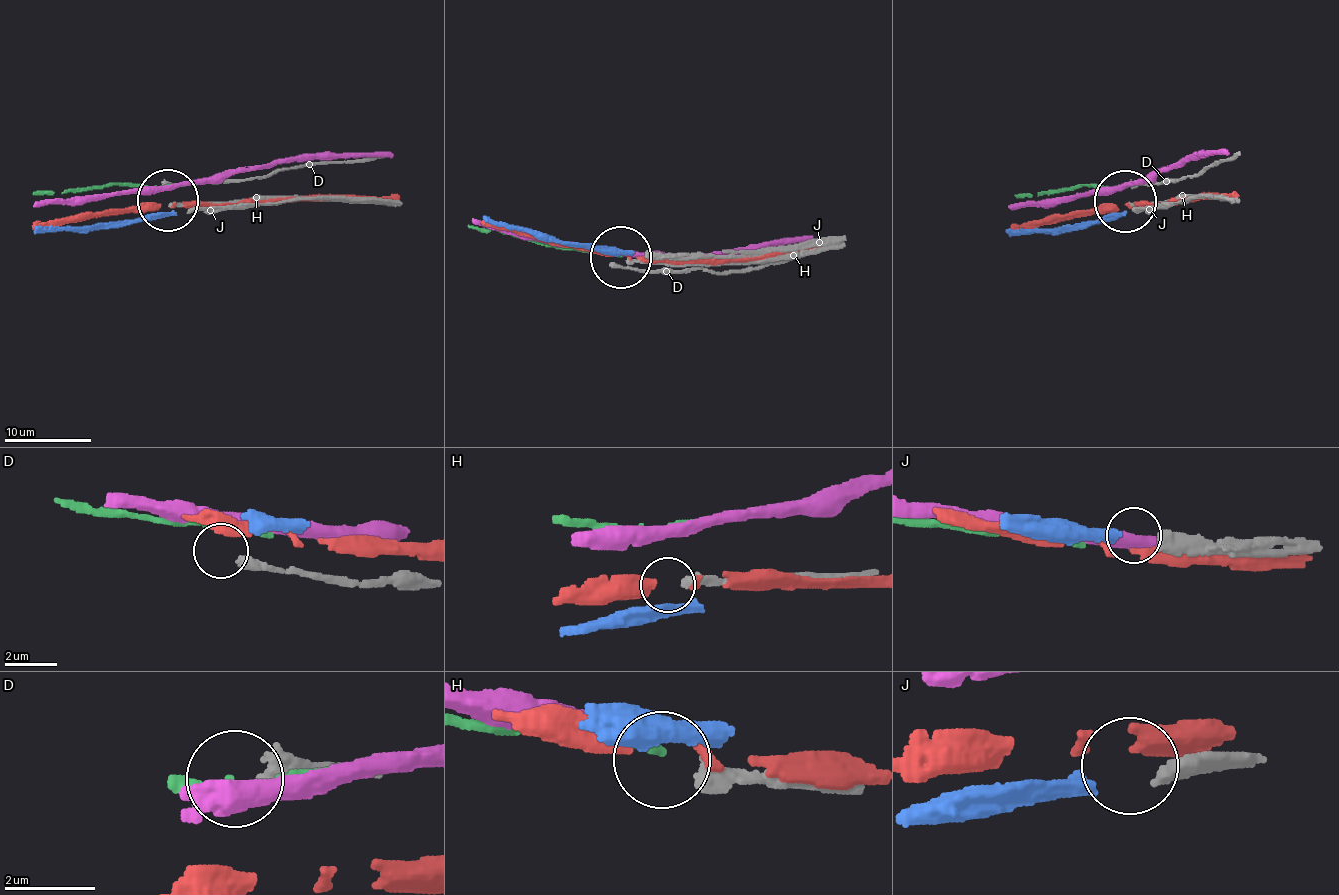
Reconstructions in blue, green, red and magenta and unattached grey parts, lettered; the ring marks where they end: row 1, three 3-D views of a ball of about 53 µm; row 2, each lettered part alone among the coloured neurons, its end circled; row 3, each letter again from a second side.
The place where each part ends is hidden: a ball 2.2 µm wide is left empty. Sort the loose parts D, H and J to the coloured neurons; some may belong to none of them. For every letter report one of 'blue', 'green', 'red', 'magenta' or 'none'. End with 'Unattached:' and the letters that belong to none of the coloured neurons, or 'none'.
D: none
H: none
J: blue
Unattached: D, H

